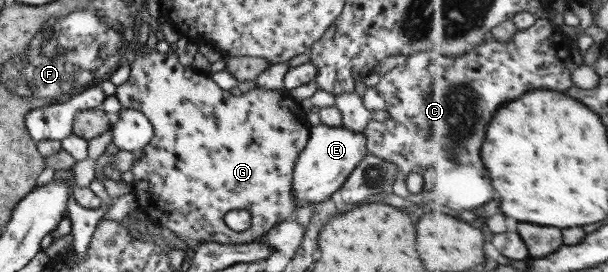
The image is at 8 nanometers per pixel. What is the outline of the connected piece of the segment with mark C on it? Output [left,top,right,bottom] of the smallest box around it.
[362,18,574,211]

